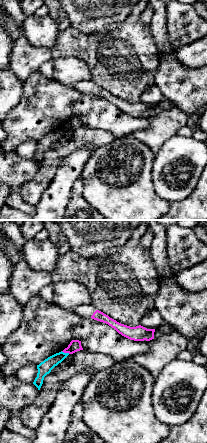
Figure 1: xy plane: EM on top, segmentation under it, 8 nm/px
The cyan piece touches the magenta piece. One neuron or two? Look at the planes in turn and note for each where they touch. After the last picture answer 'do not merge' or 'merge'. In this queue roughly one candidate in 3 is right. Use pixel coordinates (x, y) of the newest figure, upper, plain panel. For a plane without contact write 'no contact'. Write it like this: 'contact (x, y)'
contact (65, 129)

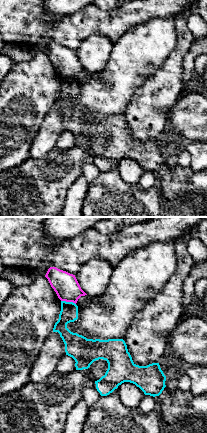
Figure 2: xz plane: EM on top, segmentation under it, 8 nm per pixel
contact (68, 78)

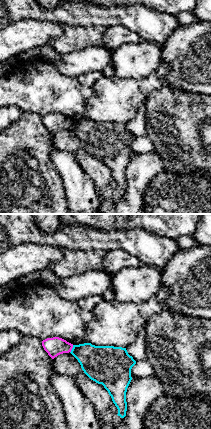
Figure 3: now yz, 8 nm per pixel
contact (72, 125)

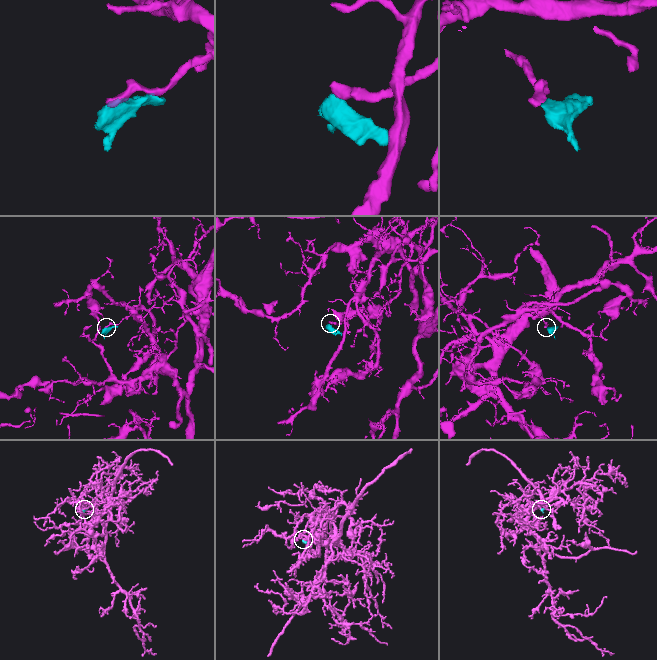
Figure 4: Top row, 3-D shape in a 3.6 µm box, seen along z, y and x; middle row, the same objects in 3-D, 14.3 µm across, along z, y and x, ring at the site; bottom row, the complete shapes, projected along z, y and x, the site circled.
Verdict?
do not merge

